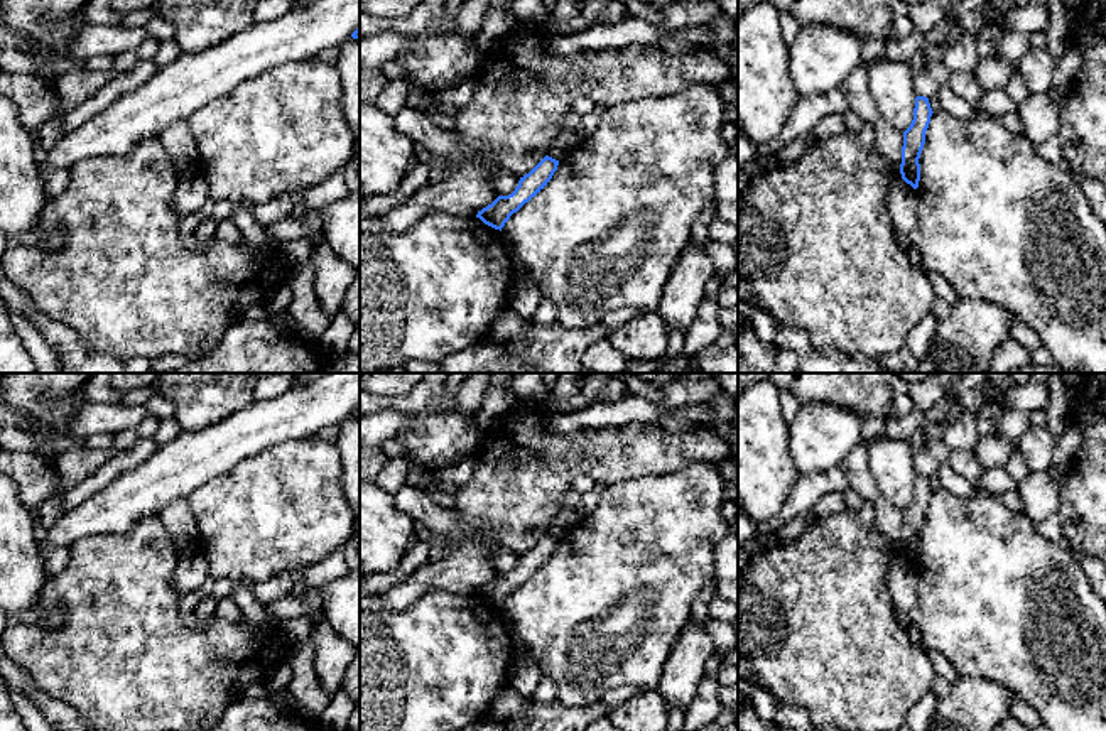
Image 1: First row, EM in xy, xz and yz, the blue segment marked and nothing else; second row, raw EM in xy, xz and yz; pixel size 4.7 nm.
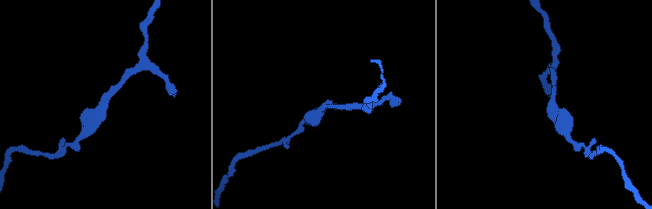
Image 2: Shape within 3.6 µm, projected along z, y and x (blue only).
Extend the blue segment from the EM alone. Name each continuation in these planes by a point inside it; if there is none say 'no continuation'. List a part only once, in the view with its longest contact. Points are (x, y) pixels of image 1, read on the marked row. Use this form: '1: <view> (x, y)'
no continuation

